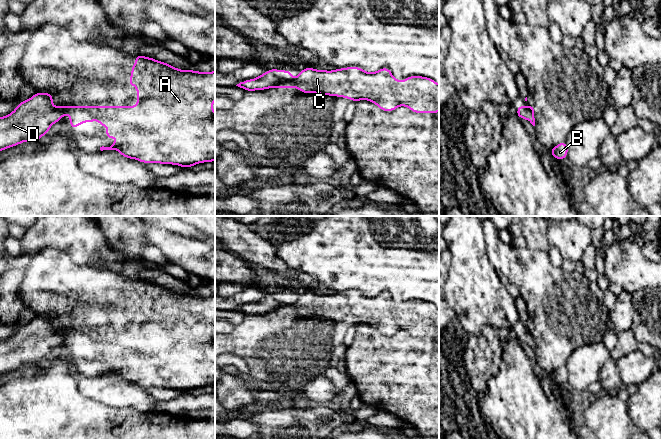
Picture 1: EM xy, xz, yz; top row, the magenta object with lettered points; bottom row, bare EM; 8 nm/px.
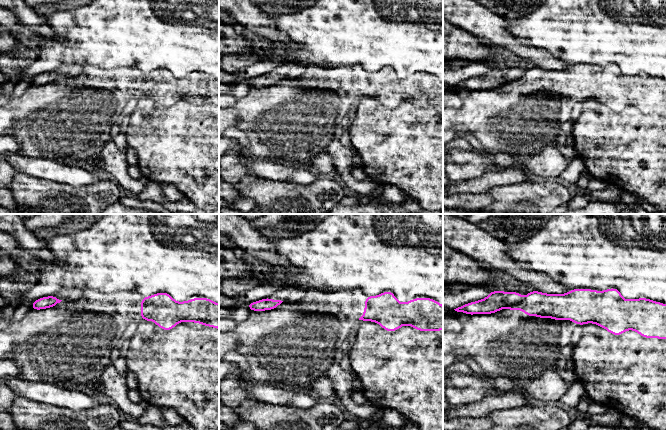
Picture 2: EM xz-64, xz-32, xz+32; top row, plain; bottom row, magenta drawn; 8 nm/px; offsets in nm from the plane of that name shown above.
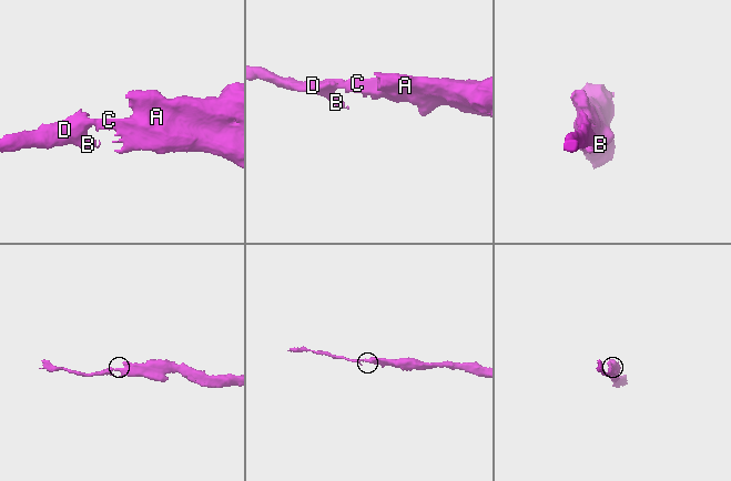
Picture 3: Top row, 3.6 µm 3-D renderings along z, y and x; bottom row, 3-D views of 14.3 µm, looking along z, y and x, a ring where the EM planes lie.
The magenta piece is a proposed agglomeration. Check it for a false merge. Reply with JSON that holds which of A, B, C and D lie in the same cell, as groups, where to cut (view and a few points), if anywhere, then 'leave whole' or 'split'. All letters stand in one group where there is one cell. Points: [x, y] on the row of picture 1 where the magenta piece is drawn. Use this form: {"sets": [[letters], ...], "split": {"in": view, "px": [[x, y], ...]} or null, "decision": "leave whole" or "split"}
{"sets": [["A", "C"], ["B", "D"]], "split": {"in": "xz", "px": [[292, 79], [279, 82], [274, 86]]}, "decision": "split"}

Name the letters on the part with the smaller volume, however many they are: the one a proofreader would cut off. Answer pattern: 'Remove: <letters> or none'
Remove: B, D

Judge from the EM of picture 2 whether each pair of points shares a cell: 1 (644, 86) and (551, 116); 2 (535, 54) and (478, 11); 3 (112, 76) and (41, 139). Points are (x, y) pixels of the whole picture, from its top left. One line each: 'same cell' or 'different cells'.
1: same cell
2: same cell
3: same cell

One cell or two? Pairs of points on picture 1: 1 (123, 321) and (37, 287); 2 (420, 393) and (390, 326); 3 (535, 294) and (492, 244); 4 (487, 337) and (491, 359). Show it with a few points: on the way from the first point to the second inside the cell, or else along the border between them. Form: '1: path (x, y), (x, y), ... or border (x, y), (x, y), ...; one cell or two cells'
1: path (102, 311), (79, 289), (58, 288); one cell
2: border (383, 334), (407, 330), (417, 337); two cells
3: path (526, 282), (500, 256); one cell
4: path (487, 342), (487, 354); one cell

